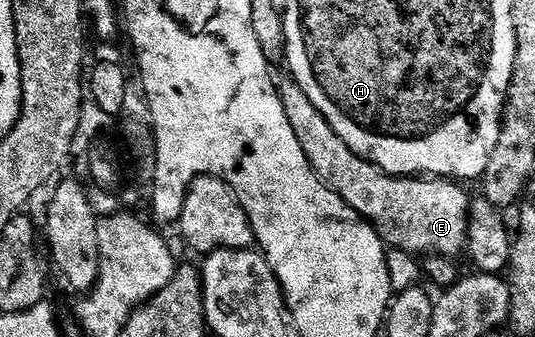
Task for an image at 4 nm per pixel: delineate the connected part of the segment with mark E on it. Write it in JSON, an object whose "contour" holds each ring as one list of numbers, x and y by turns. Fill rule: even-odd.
{"contour":[[297,82,281,83,280,93,288,124,292,124,292,132,296,132,296,140,300,140,300,148,304,148,304,156,318,173,318,179,366,219,387,247,406,250,415,256,452,259,467,249,472,198,466,195,462,187,465,185,449,178,385,174,373,162,365,162,359,154,351,152]]}

